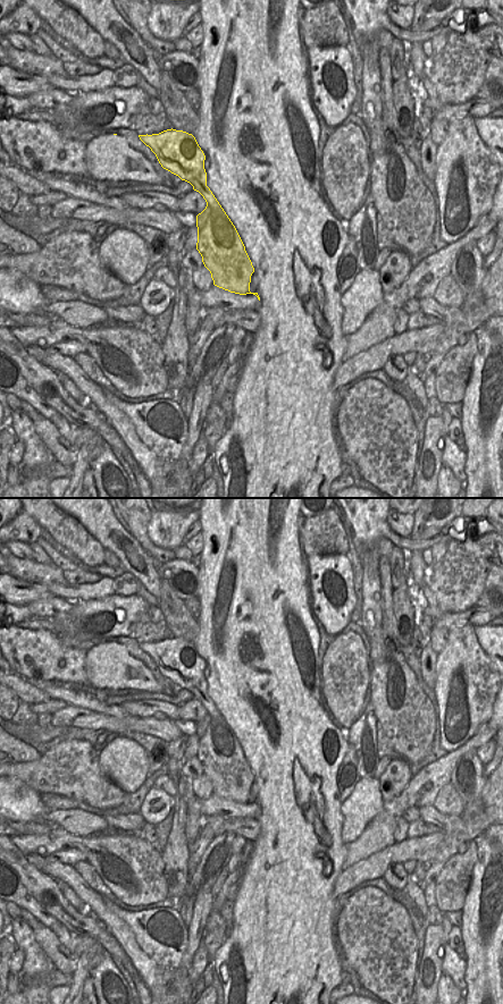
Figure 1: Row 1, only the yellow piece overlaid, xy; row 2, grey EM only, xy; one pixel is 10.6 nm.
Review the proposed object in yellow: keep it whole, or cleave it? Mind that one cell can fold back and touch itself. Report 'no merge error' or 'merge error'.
merge error

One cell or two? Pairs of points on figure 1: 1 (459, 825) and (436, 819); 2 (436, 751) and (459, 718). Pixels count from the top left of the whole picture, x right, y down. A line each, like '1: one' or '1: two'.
1: one
2: two

